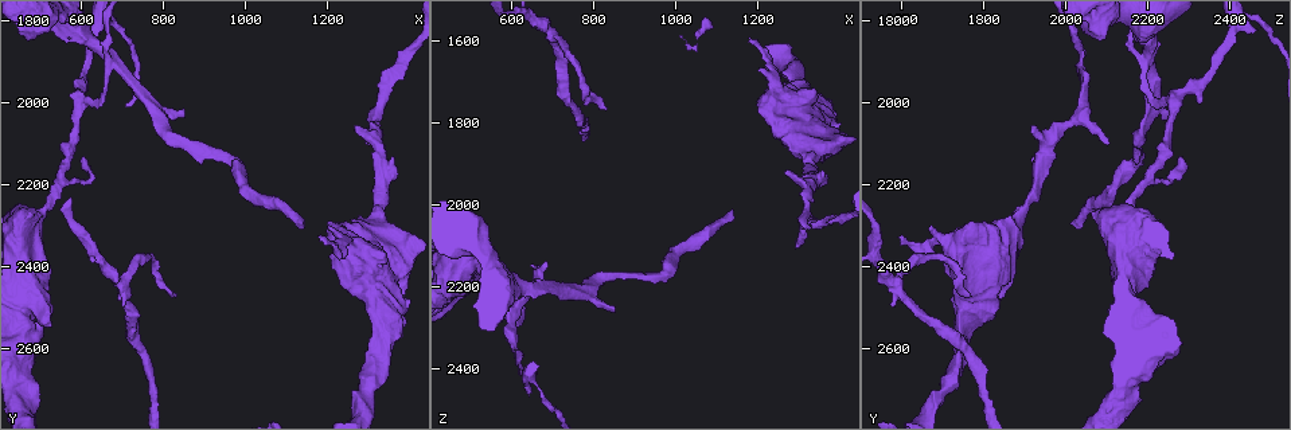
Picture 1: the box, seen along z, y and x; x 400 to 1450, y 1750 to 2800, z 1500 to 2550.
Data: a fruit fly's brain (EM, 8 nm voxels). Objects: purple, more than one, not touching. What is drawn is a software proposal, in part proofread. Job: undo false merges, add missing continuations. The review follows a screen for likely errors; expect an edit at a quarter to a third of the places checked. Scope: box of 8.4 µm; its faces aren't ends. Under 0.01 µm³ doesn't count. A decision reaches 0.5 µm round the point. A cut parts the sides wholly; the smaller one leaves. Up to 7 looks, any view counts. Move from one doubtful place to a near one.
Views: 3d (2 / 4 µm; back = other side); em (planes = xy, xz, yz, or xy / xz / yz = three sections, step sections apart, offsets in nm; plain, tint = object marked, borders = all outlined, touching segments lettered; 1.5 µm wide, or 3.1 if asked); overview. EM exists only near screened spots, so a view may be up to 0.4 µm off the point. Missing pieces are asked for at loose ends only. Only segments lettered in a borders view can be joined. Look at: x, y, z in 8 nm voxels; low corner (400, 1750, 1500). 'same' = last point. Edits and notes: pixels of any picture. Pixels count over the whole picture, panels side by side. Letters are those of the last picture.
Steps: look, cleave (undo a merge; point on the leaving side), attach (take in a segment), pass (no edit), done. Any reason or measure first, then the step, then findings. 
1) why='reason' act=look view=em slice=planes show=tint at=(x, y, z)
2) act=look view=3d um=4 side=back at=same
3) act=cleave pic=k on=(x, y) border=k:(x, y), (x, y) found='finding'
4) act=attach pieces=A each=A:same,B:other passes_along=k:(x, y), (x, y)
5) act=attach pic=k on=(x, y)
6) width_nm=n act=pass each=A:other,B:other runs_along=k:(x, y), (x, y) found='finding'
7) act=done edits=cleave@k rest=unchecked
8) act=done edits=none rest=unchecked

why='an open end' act=look view=3d um=4 at=(1270, 2060, 1925)

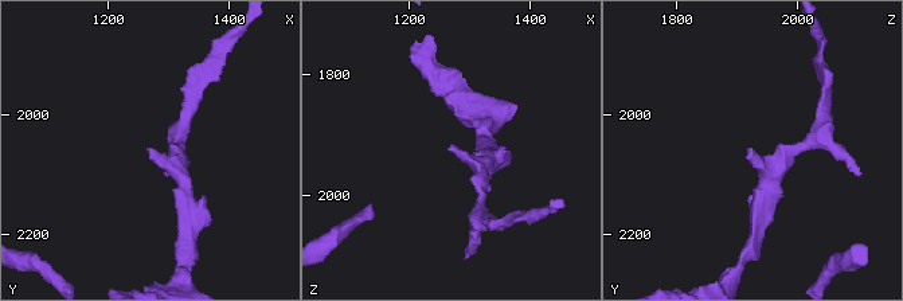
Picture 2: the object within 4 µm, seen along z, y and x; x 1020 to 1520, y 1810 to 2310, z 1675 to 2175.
act=look view=em slice=xy step=8 show=borders at=(1270, 2065, 1920)

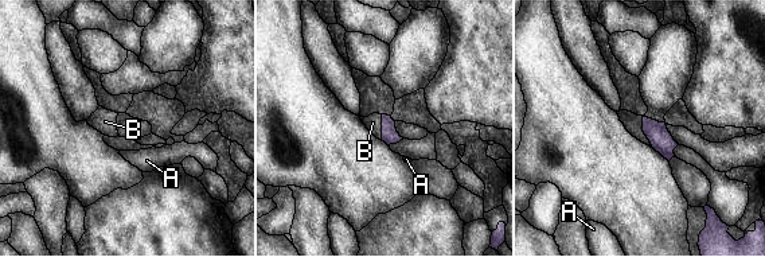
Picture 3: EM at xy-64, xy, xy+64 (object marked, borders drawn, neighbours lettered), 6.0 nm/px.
why='another direction' act=look view=em slice=planes show=borders at=same

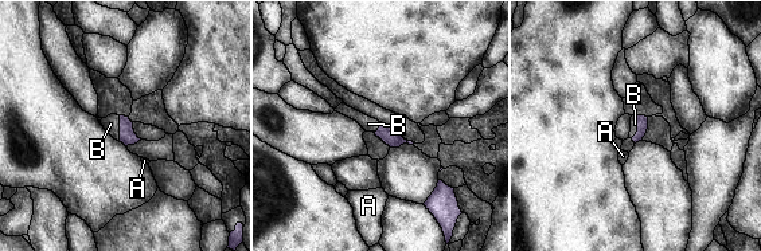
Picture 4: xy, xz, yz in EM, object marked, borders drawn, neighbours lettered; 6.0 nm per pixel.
act=attach pieces=B each=A:other,B:same passes_along=4:(127, 133), (120, 128), (110, 124) found='it goes on there'

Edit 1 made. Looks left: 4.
why='sharp bend' act=look view=em slice=xz step=4 show=tint at=(675, 1915, 2190)

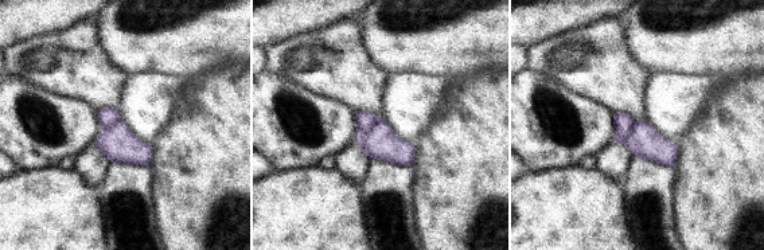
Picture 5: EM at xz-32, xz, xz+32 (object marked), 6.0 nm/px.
act=look view=em slice=yz step=4 show=borders at=same

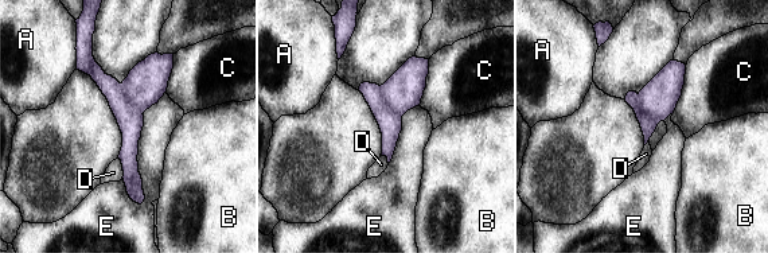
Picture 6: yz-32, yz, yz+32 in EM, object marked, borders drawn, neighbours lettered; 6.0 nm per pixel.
width_nm=200 longest_contact=E:700nm act=cleave pic=6 on=(404, 90) each=A:other,B:other,C:other,D:other,E:other found='a second neuron is stuck on'

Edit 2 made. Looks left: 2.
act=done edits=attach@4,cleave@6 rest=unchecked

